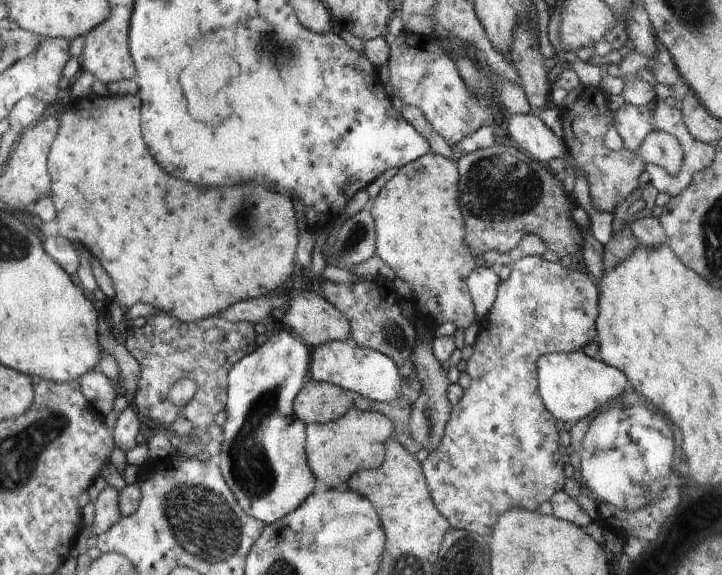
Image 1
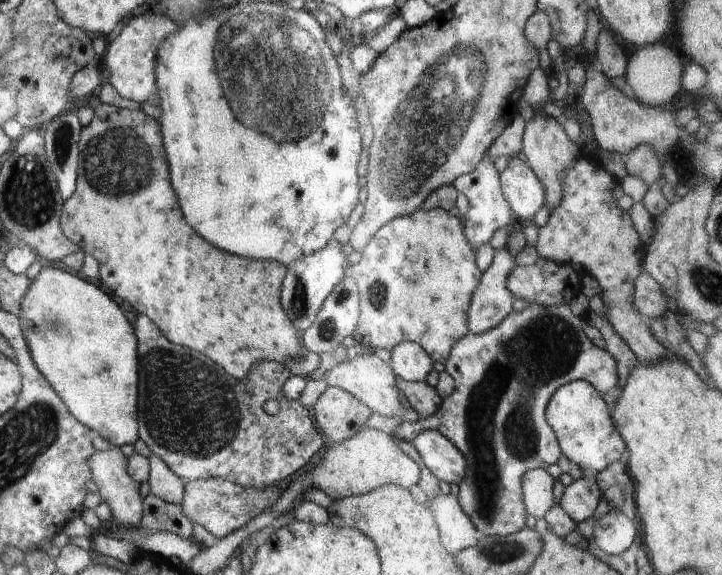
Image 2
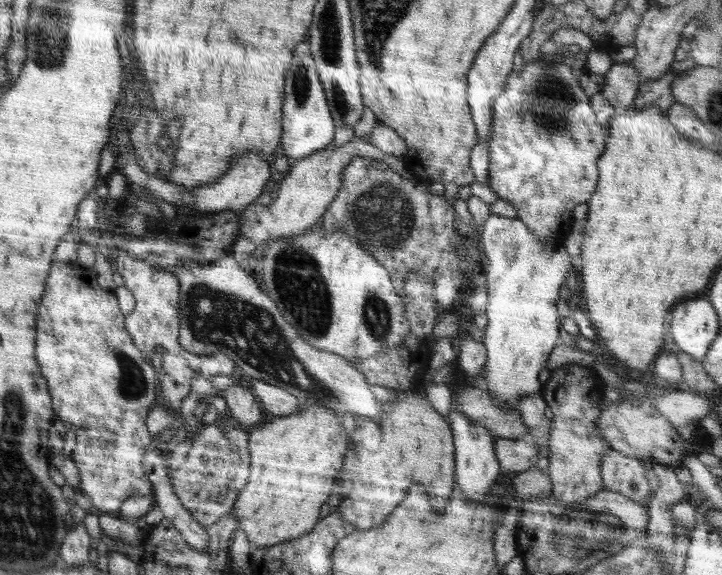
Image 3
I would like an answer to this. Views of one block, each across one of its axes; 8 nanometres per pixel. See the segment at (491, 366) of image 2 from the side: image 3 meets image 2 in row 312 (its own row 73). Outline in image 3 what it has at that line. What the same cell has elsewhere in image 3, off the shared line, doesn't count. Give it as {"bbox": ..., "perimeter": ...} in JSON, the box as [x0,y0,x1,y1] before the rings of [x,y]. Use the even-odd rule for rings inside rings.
{"bbox":[487,57,607,249],"perimeter":[[[540,57],[536,62],[524,64],[522,72],[512,72],[508,76],[508,80],[504,83],[504,90],[502,93],[492,101],[492,134],[487,140],[487,147],[489,148],[489,175],[487,178],[488,186],[496,192],[498,197],[507,201],[517,210],[517,219],[519,219],[526,227],[528,227],[533,235],[536,235],[541,241],[548,243],[551,247],[557,249],[564,245],[568,234],[571,233],[571,228],[575,219],[572,216],[572,210],[579,204],[587,204],[596,190],[598,182],[597,162],[605,151],[605,144],[607,141],[607,134],[602,132],[600,124],[596,122],[597,118],[595,112],[592,110],[589,96],[586,96],[583,88],[580,88],[579,78],[572,74],[570,65],[566,64],[548,64],[545,57]]]}

